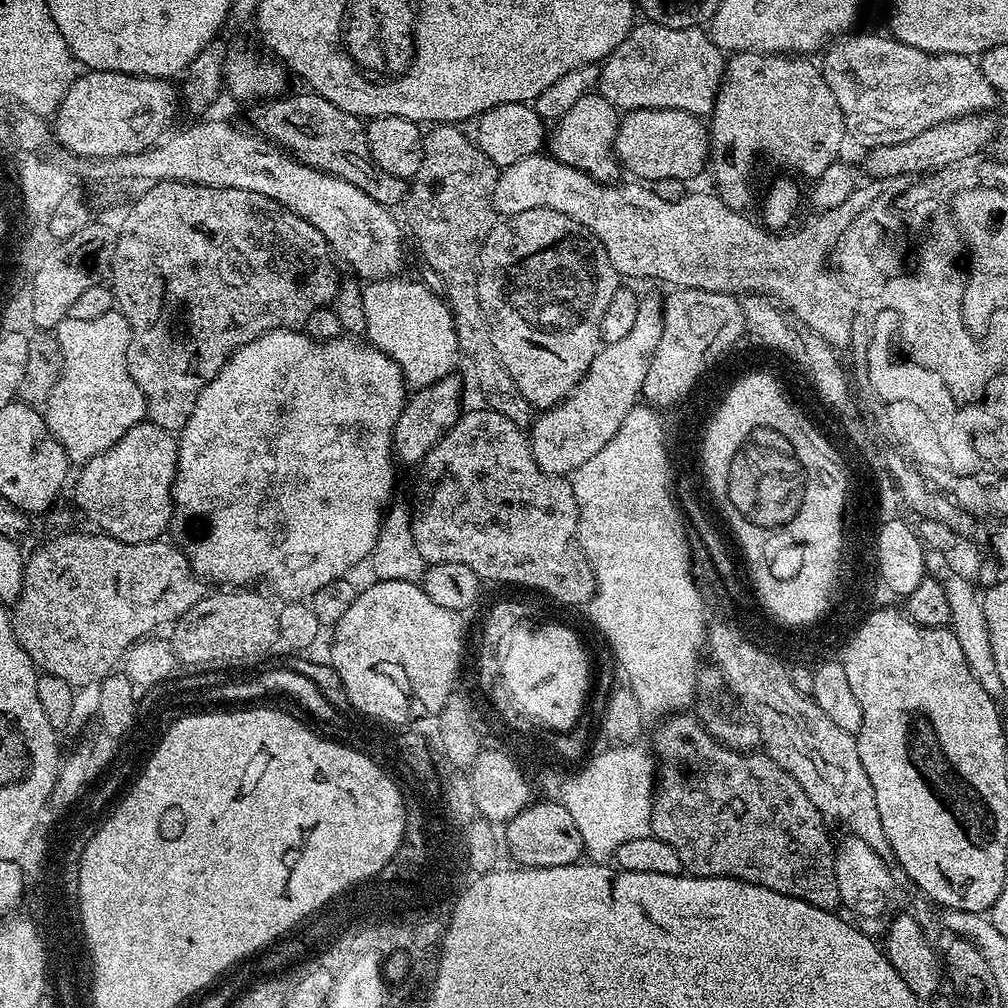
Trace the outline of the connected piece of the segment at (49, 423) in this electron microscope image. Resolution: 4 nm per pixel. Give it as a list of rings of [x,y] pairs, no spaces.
[[[118,310],[98,314],[98,318],[70,318],[69,316],[54,329],[58,346],[62,350],[64,373],[58,378],[54,390],[50,390],[50,398],[42,406],[46,426],[52,436],[64,447],[64,453],[73,465],[79,466],[90,458],[110,450],[126,430],[136,424],[145,423],[148,411],[146,398],[142,390],[138,390],[138,382],[130,378],[126,350],[130,346],[130,326],[126,318]]]

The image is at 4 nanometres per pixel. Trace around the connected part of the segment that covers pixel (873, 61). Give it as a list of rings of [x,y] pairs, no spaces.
[[[888,34],[852,35],[841,35],[823,49],[822,71],[826,78],[826,86],[830,86],[830,90],[834,90],[834,98],[838,98],[847,139],[857,140],[862,146],[861,149],[910,142],[910,138],[915,138],[924,130],[930,130],[942,122],[993,111],[992,107],[998,99],[997,90],[990,86],[990,82],[986,82],[986,74],[982,74],[979,63],[973,57],[923,52],[914,46],[906,46],[901,40]]]

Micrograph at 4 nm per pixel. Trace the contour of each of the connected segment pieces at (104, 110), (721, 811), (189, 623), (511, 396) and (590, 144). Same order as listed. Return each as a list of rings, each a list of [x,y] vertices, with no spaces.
[[[84,70],[73,79],[66,98],[62,98],[54,113],[54,137],[64,151],[75,157],[114,158],[144,152],[158,144],[176,120],[178,92],[172,89],[173,81],[154,76],[131,76],[121,72],[93,72]]]
[[[668,714],[665,720],[656,728],[652,736],[650,748],[658,757],[658,787],[654,792],[652,802],[652,830],[666,846],[670,846],[678,853],[678,862],[682,862],[684,872],[693,876],[713,876],[714,878],[734,878],[745,880],[758,886],[766,886],[766,890],[774,890],[778,894],[786,894],[790,898],[798,898],[802,902],[810,902],[810,906],[818,906],[827,912],[836,912],[841,907],[838,888],[838,875],[835,873],[835,858],[837,845],[828,833],[826,819],[810,798],[806,796],[802,786],[782,768],[777,762],[760,750],[737,750],[728,748],[709,734],[699,719],[692,714]]]
[[[216,590],[213,596],[206,594],[171,625],[170,643],[177,661],[209,674],[254,667],[267,658],[272,643],[278,640],[279,618],[271,602],[260,590]]]
[[[437,124],[429,127],[423,133],[424,145],[422,146],[422,163],[418,165],[418,174],[412,177],[408,186],[408,195],[404,198],[402,211],[408,219],[406,228],[412,231],[420,252],[424,255],[426,263],[432,267],[434,275],[440,279],[444,287],[443,299],[452,312],[454,330],[458,338],[463,359],[472,363],[472,372],[476,375],[476,384],[484,395],[483,403],[492,411],[510,418],[519,428],[528,430],[532,427],[534,409],[532,405],[522,398],[522,390],[518,390],[518,382],[510,378],[510,370],[498,358],[498,350],[490,338],[490,330],[486,318],[482,314],[482,306],[478,302],[478,278],[476,269],[480,263],[480,251],[490,234],[493,224],[497,223],[498,213],[492,207],[492,195],[496,189],[496,179],[500,176],[501,169],[496,166],[479,148],[478,144],[463,132],[463,127],[455,124]]]
[[[599,91],[588,92],[582,98],[578,98],[578,103],[567,112],[561,120],[555,121],[553,130],[550,132],[550,154],[558,162],[566,166],[574,166],[586,174],[590,174],[594,179],[601,182],[612,182],[617,179],[616,175],[621,175],[622,168],[616,158],[614,151],[616,147],[616,129],[618,127],[618,110],[606,98],[602,98]]]

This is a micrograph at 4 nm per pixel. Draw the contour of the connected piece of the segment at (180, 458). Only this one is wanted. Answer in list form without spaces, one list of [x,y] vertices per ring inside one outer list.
[[[279,328],[240,347],[198,394],[186,426],[178,433],[170,536],[196,575],[205,582],[213,580],[216,586],[263,586],[273,597],[281,596],[281,601],[304,602],[314,594],[314,590],[322,590],[326,582],[341,579],[346,570],[351,570],[369,556],[380,533],[380,522],[393,499],[397,465],[392,450],[392,431],[406,403],[404,388],[406,381],[402,370],[386,353],[352,338],[311,340],[303,330]]]

